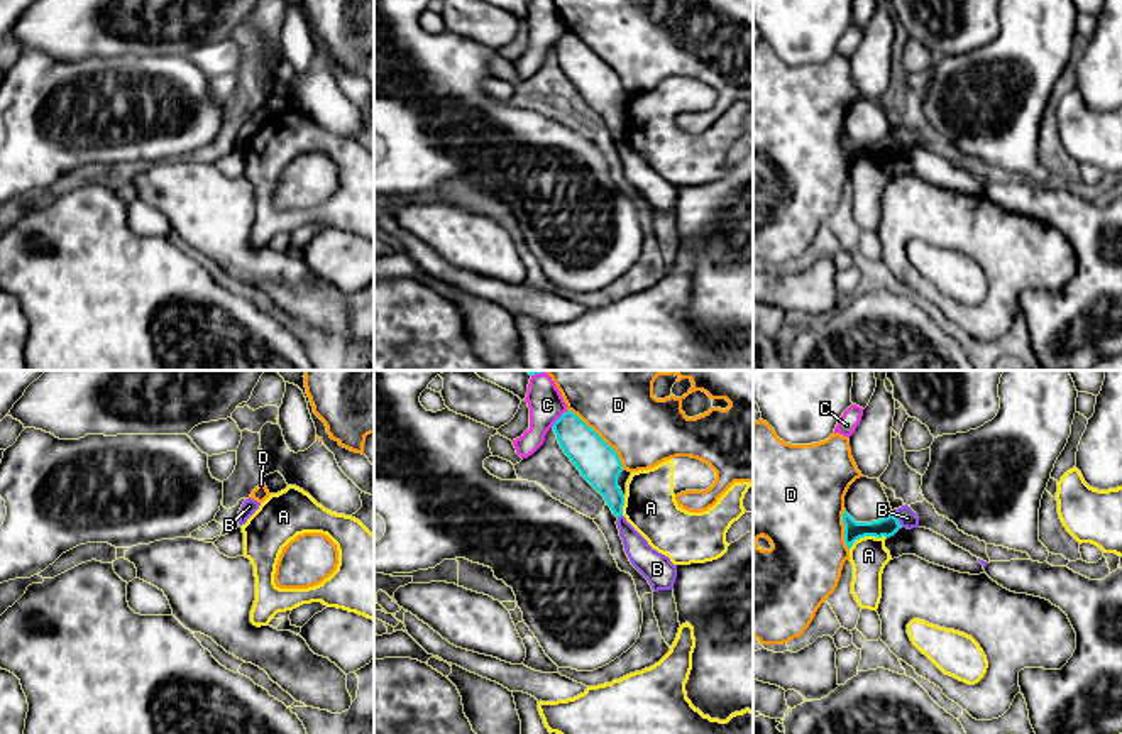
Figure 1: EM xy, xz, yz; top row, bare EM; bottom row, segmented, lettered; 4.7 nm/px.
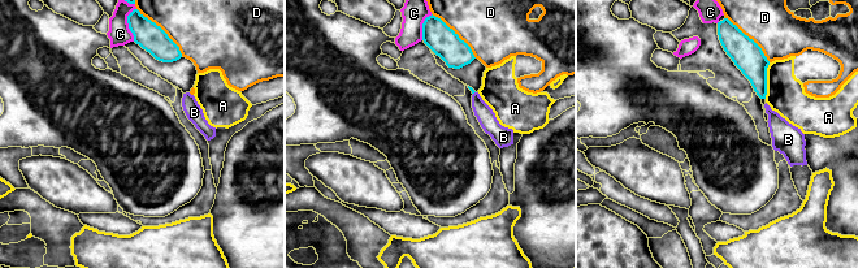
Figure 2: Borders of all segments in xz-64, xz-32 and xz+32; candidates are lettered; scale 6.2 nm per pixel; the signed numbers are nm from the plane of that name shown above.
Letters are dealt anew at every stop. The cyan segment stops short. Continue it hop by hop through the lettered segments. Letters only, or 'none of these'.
none of these

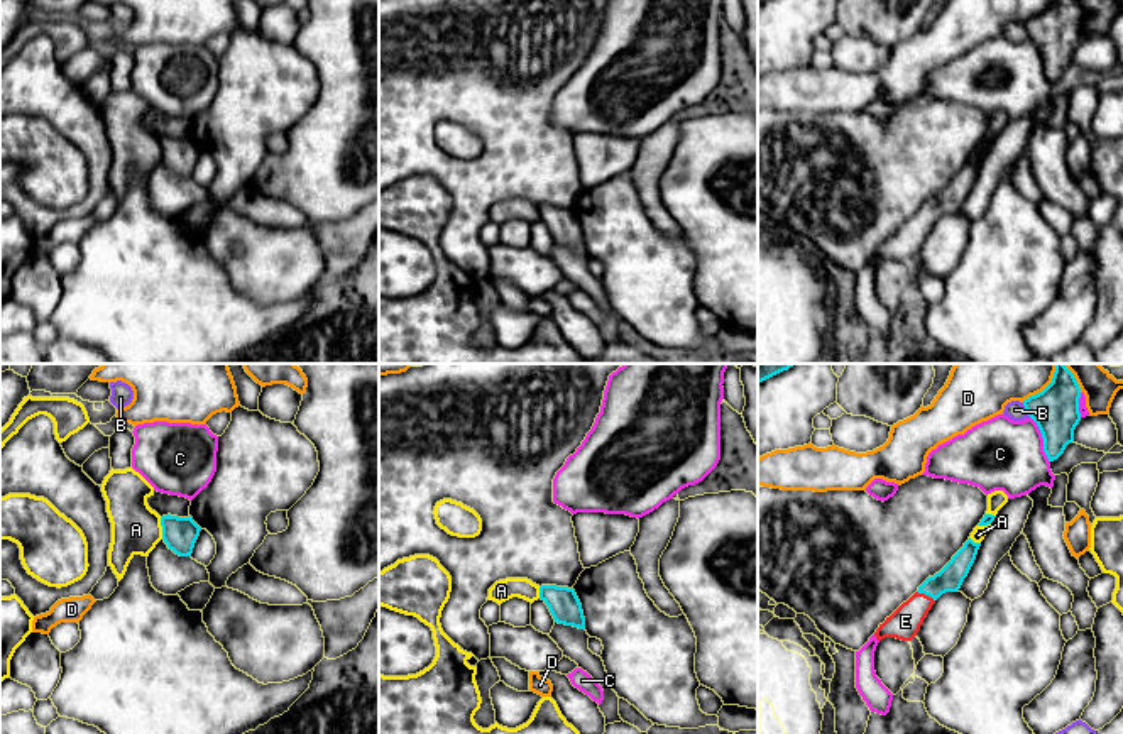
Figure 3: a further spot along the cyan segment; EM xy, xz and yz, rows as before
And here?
E

